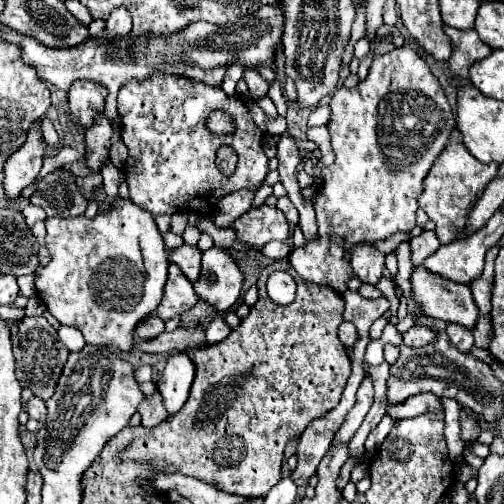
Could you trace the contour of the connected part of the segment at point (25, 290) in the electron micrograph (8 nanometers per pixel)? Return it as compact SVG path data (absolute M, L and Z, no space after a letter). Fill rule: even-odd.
M34 275L18 277L18 285L20 285L20 293L22 293L22 295L26 295L26 297L36 295L36 289L34 289Z

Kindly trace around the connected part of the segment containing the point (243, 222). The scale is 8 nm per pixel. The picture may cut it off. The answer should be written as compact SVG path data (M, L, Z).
M268 205L246 211L234 221L232 227L236 229L240 241L256 247L262 247L274 239L286 241L290 237L290 225L284 213L278 207Z

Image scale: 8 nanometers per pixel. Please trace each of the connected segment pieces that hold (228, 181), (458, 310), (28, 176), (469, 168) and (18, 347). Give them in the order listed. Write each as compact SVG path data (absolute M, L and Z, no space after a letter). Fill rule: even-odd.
M154 73L148 81L128 81L122 85L118 93L118 113L122 117L122 141L128 147L128 161L124 163L124 175L130 189L130 199L150 211L152 215L172 215L178 211L192 211L200 215L210 215L218 201L234 191L240 189L254 189L260 187L266 173L268 173L268 159L262 149L264 133L260 127L252 121L248 107L238 97L228 97L222 89L208 87L204 83L188 81L184 77L172 77L166 73ZM212 111L224 111L228 117L232 117L236 129L230 135L216 135L210 133L206 127L208 113ZM222 145L234 147L238 155L236 171L226 177L216 167L216 151Z
M414 267L412 293L414 301L420 303L424 313L428 313L430 317L474 329L478 307L468 285L448 281L422 267Z
M40 121L32 123L26 143L8 157L4 165L4 191L10 201L20 199L22 189L26 189L40 173L44 159L44 143L40 133Z
M456 129L450 133L450 141L440 153L440 157L434 161L432 169L428 171L428 177L424 177L424 191L418 197L418 205L436 223L436 235L442 245L450 243L464 229L472 205L478 201L486 185L494 179L496 171L498 171L498 165L494 161L484 165L468 153Z
M24 317L18 325L18 333L12 337L14 357L16 357L16 375L22 387L32 389L40 399L48 399L54 393L56 379L62 373L62 367L68 359L68 349L58 341L56 329L44 317Z

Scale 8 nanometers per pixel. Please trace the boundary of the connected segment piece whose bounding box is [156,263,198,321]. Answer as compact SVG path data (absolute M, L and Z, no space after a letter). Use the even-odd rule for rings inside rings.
M172 263L168 281L164 287L164 297L162 297L160 307L156 309L156 315L168 321L174 315L186 313L196 303L198 303L198 297L196 297L196 291L192 289L192 283L188 281L188 277L184 277L184 273L180 273L180 267Z

